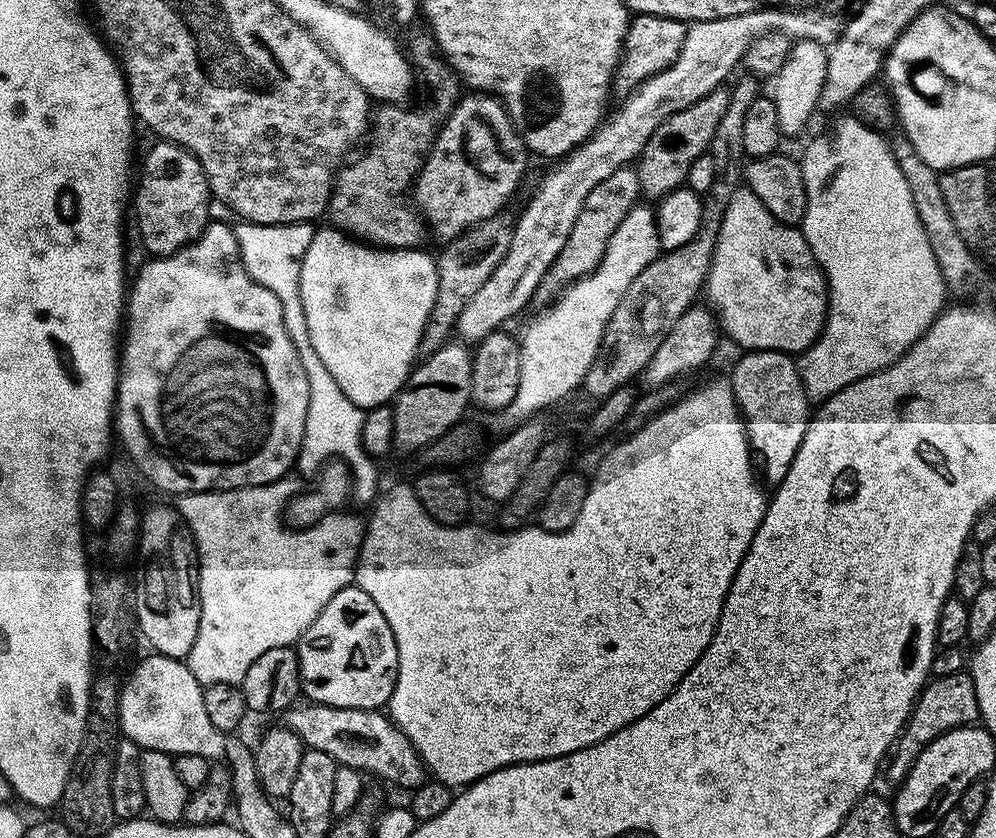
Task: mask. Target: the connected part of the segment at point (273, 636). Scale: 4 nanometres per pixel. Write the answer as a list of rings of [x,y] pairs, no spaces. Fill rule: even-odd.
[[[281,478],[273,481],[270,484],[255,484],[252,487],[242,487],[242,488],[234,488],[230,489],[227,492],[186,492],[183,493],[179,497],[180,500],[178,502],[175,501],[174,507],[177,512],[179,512],[180,516],[184,519],[184,523],[187,524],[188,529],[192,532],[192,539],[196,542],[196,554],[198,557],[198,616],[199,619],[204,619],[204,621],[197,623],[194,628],[194,635],[191,637],[190,645],[191,648],[186,657],[186,663],[188,668],[194,674],[194,678],[198,678],[198,682],[205,686],[209,684],[234,684],[240,686],[243,682],[243,678],[246,676],[246,670],[249,670],[251,663],[254,662],[256,658],[265,654],[268,650],[274,649],[274,647],[289,647],[295,645],[296,641],[300,639],[301,634],[309,628],[310,625],[314,622],[314,618],[316,615],[322,611],[322,609],[326,606],[326,602],[330,602],[330,598],[334,598],[334,594],[338,594],[338,590],[342,590],[347,584],[353,583],[355,574],[356,574],[356,557],[360,555],[360,543],[364,540],[364,534],[366,531],[366,524],[363,519],[359,520],[356,516],[338,516],[340,514],[328,514],[324,517],[323,520],[320,521],[319,524],[313,524],[311,528],[301,528],[299,530],[289,526],[282,517],[286,512],[286,505],[289,500],[293,499],[297,495],[298,488],[295,488],[294,485],[288,481],[288,478]],[[228,620],[240,620],[240,644],[220,644],[224,640],[224,636],[232,636],[236,632],[236,628],[232,624],[228,624]],[[208,636],[208,640],[212,644],[204,644],[204,639]]]

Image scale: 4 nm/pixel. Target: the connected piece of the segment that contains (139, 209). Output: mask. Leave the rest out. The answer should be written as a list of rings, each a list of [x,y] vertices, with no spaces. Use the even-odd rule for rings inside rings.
[[[160,140],[156,142],[156,145],[149,150],[144,156],[144,165],[140,168],[140,185],[137,186],[136,192],[134,188],[134,200],[136,196],[136,228],[140,231],[140,240],[144,243],[144,248],[148,251],[149,257],[155,258],[157,256],[172,256],[177,252],[179,248],[184,248],[187,244],[193,244],[193,242],[201,236],[204,229],[208,227],[210,223],[210,217],[208,214],[208,206],[210,203],[210,193],[208,191],[208,179],[206,174],[202,170],[202,166],[198,162],[198,158],[194,158],[192,152],[188,152],[182,147],[181,144],[172,144],[168,140]]]

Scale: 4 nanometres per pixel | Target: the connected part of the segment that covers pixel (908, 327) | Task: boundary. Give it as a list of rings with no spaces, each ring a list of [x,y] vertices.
[[[855,115],[844,116],[836,124],[829,140],[816,140],[804,152],[802,167],[804,169],[804,185],[806,186],[806,210],[802,221],[802,231],[814,258],[820,263],[820,270],[824,273],[824,279],[828,285],[828,306],[824,331],[811,348],[805,348],[798,360],[800,380],[804,383],[804,389],[809,401],[823,402],[828,397],[858,382],[867,376],[875,376],[877,372],[888,368],[899,356],[905,356],[914,347],[916,341],[924,329],[922,314],[930,314],[935,318],[946,307],[946,289],[944,279],[938,270],[938,262],[934,258],[934,250],[930,250],[930,242],[926,242],[926,230],[922,230],[922,222],[918,222],[918,210],[914,210],[914,198],[910,194],[910,186],[906,186],[906,178],[902,178],[902,170],[898,170],[898,162],[892,156],[892,150],[887,139],[874,127],[869,127],[861,122]]]

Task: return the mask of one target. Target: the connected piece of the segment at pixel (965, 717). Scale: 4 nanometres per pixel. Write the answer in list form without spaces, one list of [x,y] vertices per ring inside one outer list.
[[[967,671],[947,673],[945,676],[933,675],[917,696],[912,706],[912,713],[904,724],[904,730],[891,749],[890,759],[886,764],[889,782],[892,786],[901,785],[911,770],[912,764],[935,739],[946,735],[948,731],[957,731],[975,725],[979,720],[978,694],[974,690],[974,682]]]

